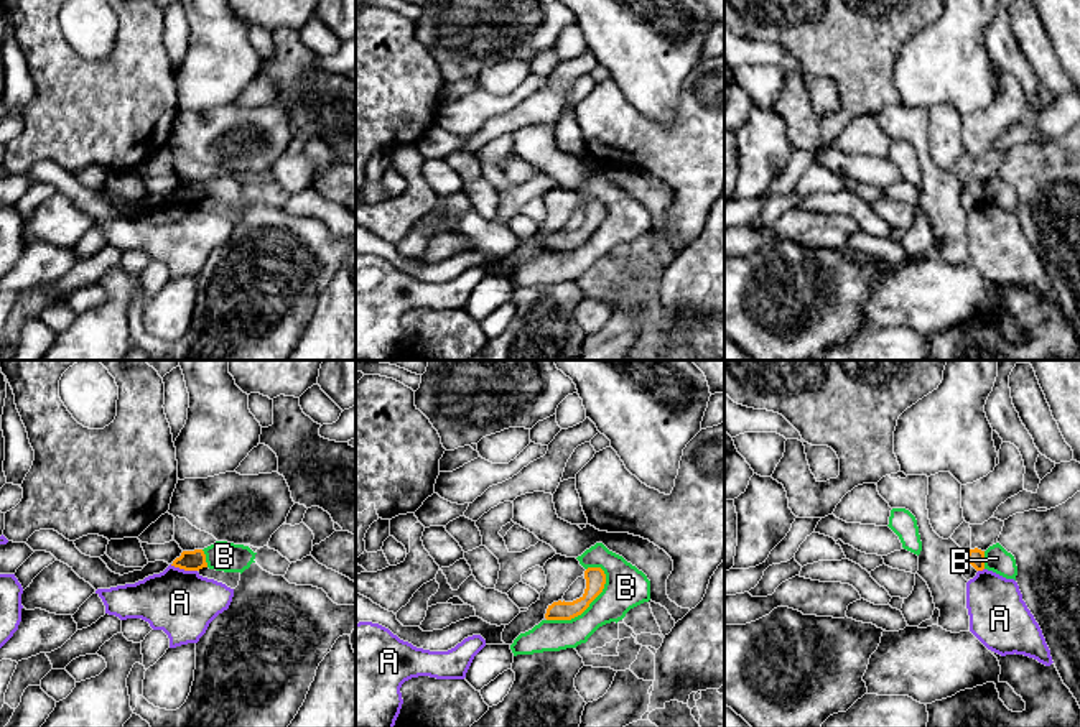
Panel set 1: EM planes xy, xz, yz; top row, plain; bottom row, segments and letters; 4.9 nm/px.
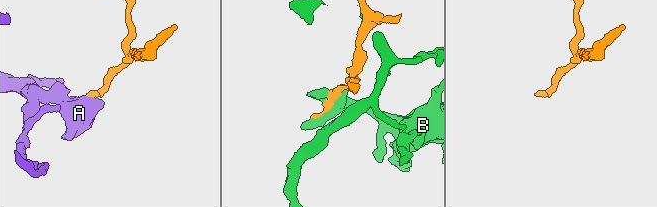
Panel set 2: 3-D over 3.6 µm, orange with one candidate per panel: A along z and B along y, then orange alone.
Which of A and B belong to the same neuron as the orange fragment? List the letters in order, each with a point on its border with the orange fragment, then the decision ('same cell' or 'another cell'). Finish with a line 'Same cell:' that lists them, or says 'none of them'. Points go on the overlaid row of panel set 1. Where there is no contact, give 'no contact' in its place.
A: contact xy (183, 568); another cell
B: contact xz (585, 609); another cell
Same cell: none of them

